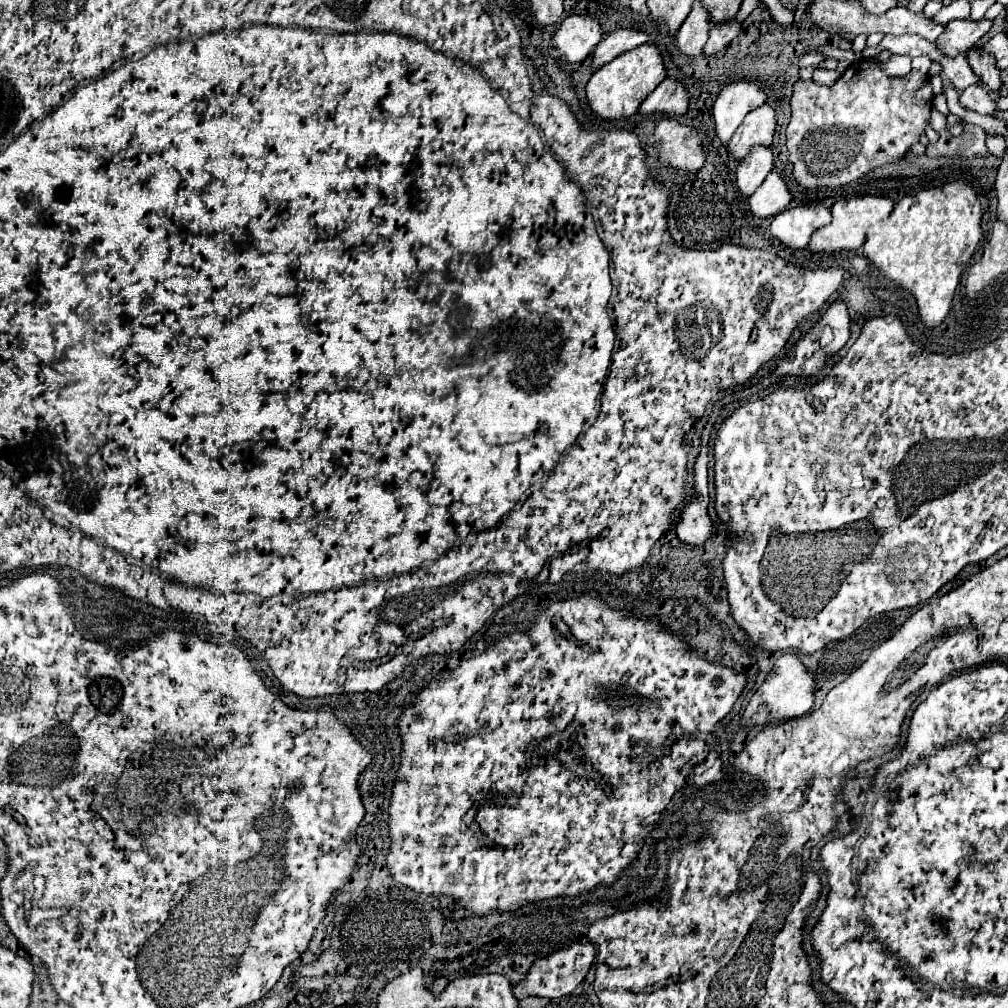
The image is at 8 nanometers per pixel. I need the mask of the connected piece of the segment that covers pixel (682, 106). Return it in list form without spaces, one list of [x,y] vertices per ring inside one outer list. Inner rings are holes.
[[[666,78],[642,104],[638,114],[664,114],[670,118],[682,116],[688,108],[688,94],[684,84],[676,82],[674,78]]]

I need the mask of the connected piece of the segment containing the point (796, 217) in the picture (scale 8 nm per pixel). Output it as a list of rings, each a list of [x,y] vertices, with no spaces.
[[[796,206],[774,216],[770,234],[788,248],[804,250],[810,236],[830,224],[830,210],[826,206]]]

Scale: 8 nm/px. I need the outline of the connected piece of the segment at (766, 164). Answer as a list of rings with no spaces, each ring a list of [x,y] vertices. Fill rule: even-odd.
[[[754,148],[736,170],[736,186],[742,196],[752,196],[772,170],[772,150]]]

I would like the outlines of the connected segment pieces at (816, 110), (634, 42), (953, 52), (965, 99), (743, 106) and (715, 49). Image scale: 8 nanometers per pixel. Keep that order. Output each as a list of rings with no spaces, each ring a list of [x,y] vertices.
[[[860,58],[856,60],[854,64],[850,64],[846,68],[846,72],[832,84],[832,86],[818,86],[814,84],[812,80],[798,80],[794,84],[794,92],[792,92],[792,98],[790,98],[790,108],[792,108],[792,118],[788,122],[788,128],[786,128],[786,148],[788,148],[788,160],[792,162],[794,166],[794,180],[802,186],[802,188],[836,188],[836,186],[844,186],[844,184],[850,184],[850,182],[856,182],[858,178],[862,178],[866,172],[874,170],[874,168],[880,168],[880,166],[886,166],[886,164],[892,164],[896,160],[900,160],[910,148],[912,144],[920,142],[920,136],[924,134],[924,128],[930,124],[930,114],[932,114],[932,100],[934,100],[934,94],[932,94],[932,84],[930,84],[930,76],[920,72],[920,70],[912,70],[910,74],[906,76],[900,76],[900,78],[894,78],[894,76],[888,76],[882,68],[880,68],[880,62],[874,62],[874,60],[866,60],[866,58]]]
[[[614,30],[612,34],[608,34],[606,38],[602,38],[596,48],[594,48],[594,58],[592,58],[592,66],[598,70],[604,64],[612,62],[616,56],[640,46],[648,42],[648,36],[644,32],[636,32],[636,30]]]
[[[952,20],[946,26],[946,32],[938,36],[936,46],[942,54],[948,57],[955,57],[958,54],[966,54],[992,26],[992,20]]]
[[[972,84],[972,86],[968,86],[966,90],[963,90],[960,103],[966,110],[974,110],[978,114],[994,114],[996,112],[994,98],[980,84]]]
[[[732,82],[728,84],[714,102],[714,124],[716,136],[726,144],[736,128],[742,124],[748,112],[762,106],[766,94],[756,82]]]
[[[734,20],[720,24],[720,26],[712,26],[710,38],[704,46],[704,56],[714,56],[714,54],[722,52],[738,32],[740,32],[740,26]]]

